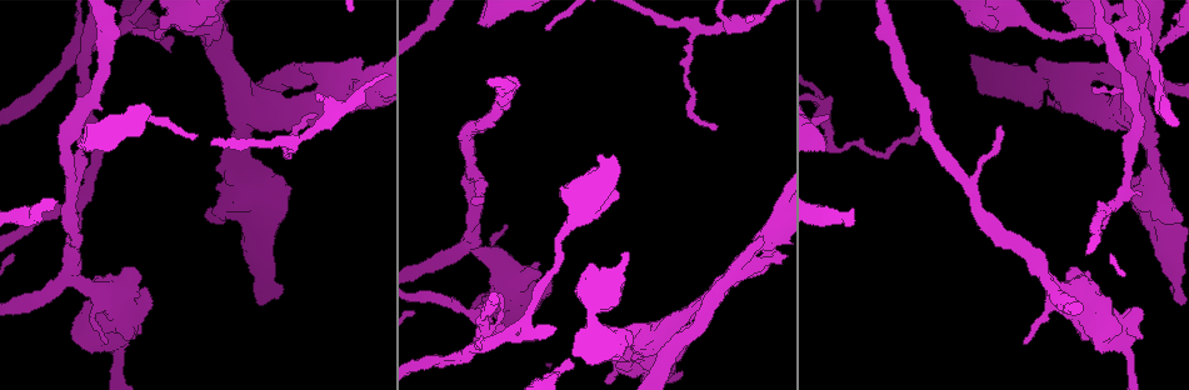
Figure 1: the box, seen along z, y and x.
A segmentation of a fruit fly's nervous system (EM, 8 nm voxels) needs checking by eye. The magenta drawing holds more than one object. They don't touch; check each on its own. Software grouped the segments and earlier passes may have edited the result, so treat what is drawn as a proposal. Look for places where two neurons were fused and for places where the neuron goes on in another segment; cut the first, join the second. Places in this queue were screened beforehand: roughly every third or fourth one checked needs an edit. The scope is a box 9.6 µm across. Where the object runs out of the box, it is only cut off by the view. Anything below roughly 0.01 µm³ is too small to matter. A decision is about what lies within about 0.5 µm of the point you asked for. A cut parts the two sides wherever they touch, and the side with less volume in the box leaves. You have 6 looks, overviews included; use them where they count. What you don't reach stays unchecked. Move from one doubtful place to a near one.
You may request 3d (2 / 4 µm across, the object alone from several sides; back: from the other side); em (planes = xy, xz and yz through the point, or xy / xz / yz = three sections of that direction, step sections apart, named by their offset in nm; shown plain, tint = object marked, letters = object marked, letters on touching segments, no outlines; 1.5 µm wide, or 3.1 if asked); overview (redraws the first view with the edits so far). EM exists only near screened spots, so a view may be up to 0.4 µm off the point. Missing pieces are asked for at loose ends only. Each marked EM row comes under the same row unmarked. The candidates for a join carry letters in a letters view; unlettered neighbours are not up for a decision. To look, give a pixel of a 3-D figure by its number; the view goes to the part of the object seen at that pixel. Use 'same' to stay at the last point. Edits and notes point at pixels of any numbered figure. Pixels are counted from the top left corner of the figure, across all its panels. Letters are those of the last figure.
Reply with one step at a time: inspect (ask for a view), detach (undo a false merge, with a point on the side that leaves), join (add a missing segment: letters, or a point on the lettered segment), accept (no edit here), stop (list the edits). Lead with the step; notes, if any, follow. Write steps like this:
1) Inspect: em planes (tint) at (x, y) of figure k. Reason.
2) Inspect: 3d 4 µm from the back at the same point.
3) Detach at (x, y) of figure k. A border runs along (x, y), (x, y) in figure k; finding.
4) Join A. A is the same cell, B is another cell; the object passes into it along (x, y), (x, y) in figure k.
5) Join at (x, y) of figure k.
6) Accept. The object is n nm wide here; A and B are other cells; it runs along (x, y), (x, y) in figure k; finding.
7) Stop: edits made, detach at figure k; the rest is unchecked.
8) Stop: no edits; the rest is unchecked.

Inspect: em xy step 4 (tint) at (682, 371) of figure 1. An open end.

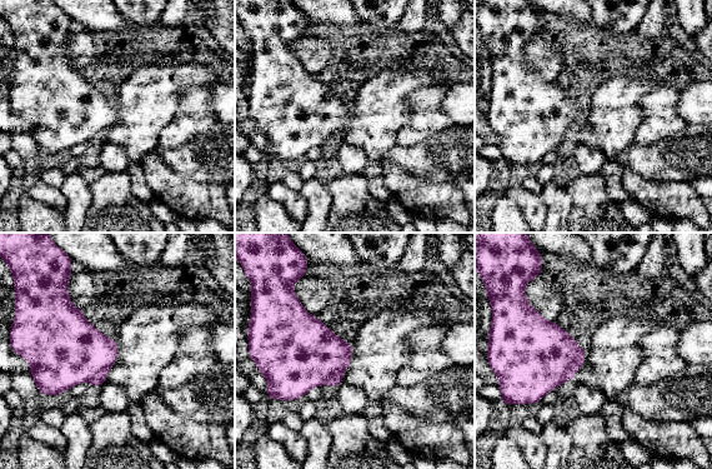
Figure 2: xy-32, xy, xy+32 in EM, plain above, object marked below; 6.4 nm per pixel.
Inspect: em planes (letters) at the same point.

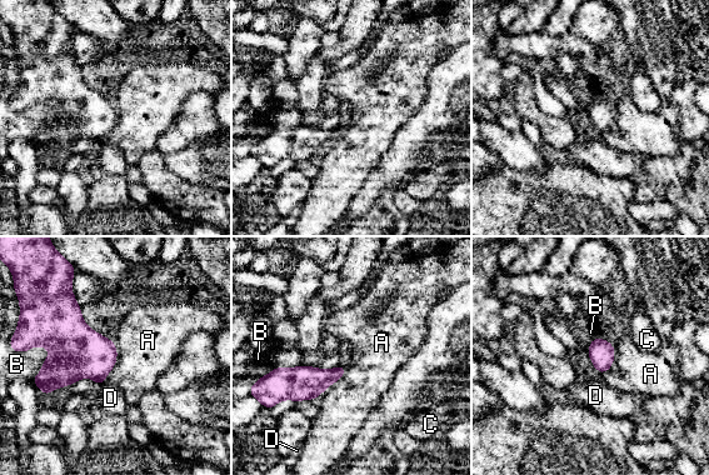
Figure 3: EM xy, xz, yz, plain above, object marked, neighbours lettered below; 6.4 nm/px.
Accept. The longest contact is with A, 280 nm; A, B, C and D are other cells; no lettered segment goes on from it.

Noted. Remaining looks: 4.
Inspect: em planes (letters) at (474, 244) of figure 1. Three arms meet.

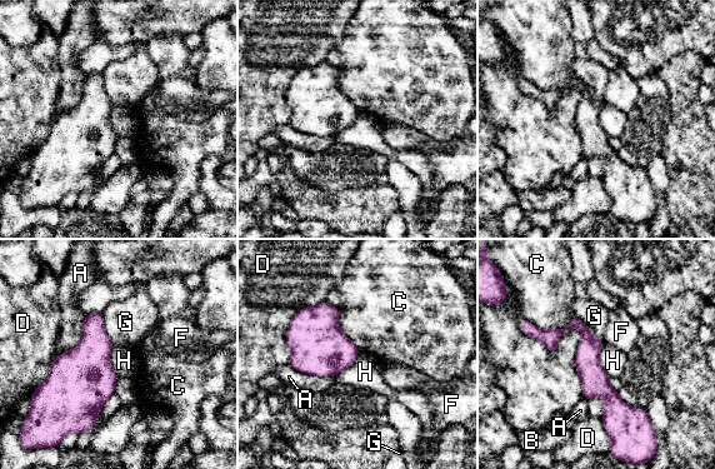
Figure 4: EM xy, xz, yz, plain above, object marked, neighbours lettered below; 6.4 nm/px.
Accept. The longest contact is with C, 650 nm; A, B, C, D, F, G and H are other cells; a border runs along (604, 343), (600, 367), (609, 378) in figure 4; continuous, no second neuron.

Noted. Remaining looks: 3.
Inspect: em planes (letters) at (1119, 29) of figure 1. Three-way junction.

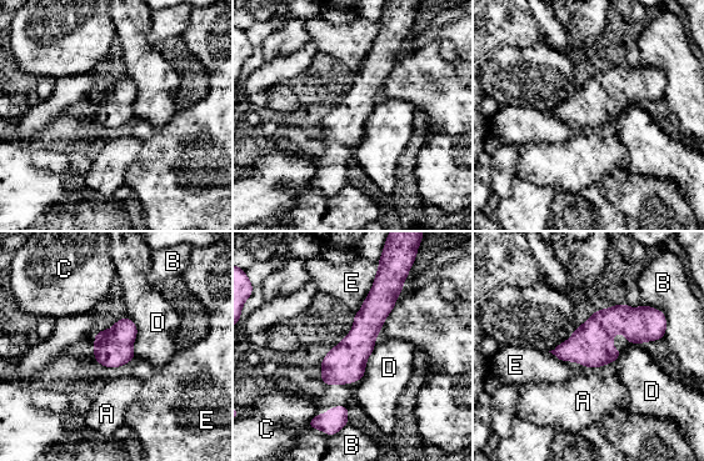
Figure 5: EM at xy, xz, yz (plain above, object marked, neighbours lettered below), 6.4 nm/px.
Accept. A, B, C, D and E are other cells; it runs along (379, 281), (359, 344), (328, 381) in figure 5; all the same neuron.

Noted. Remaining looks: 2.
Stop: no edits; the rest is unchecked.

